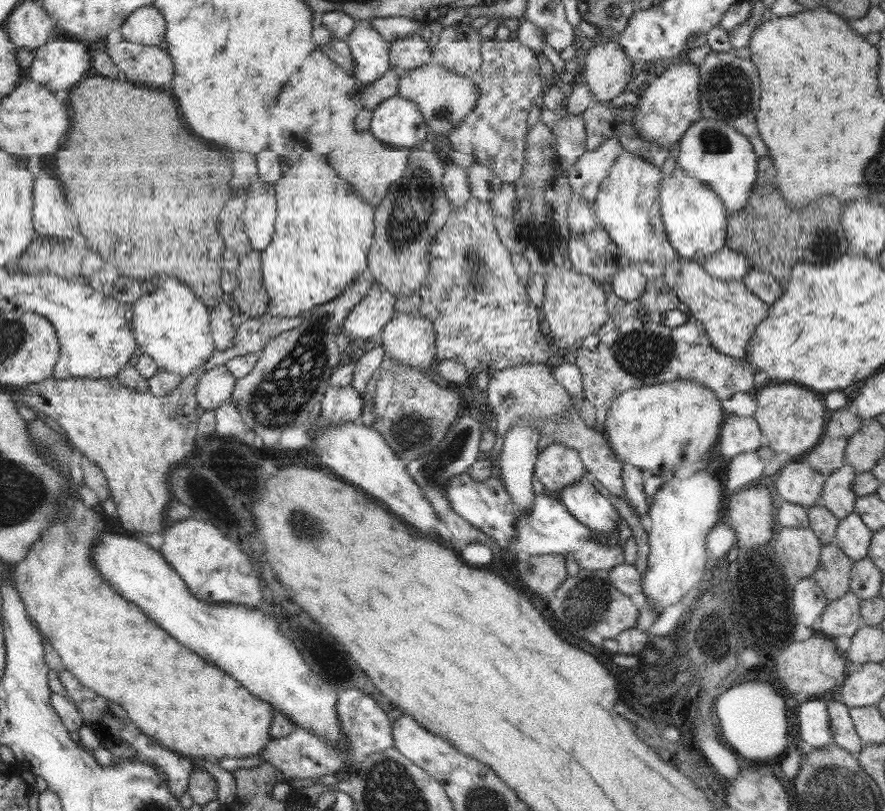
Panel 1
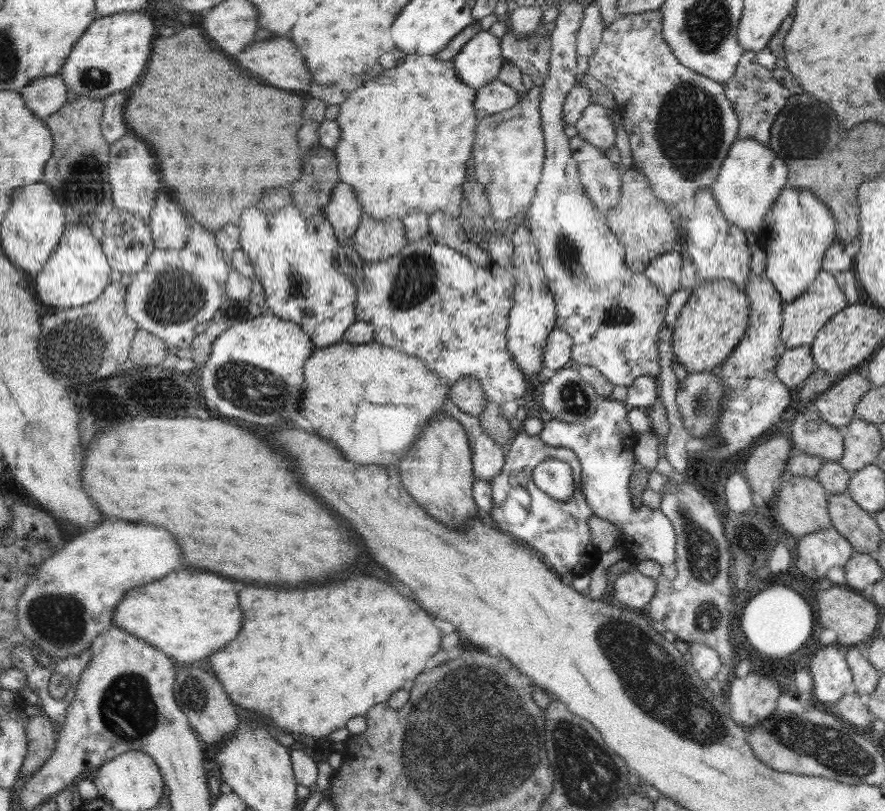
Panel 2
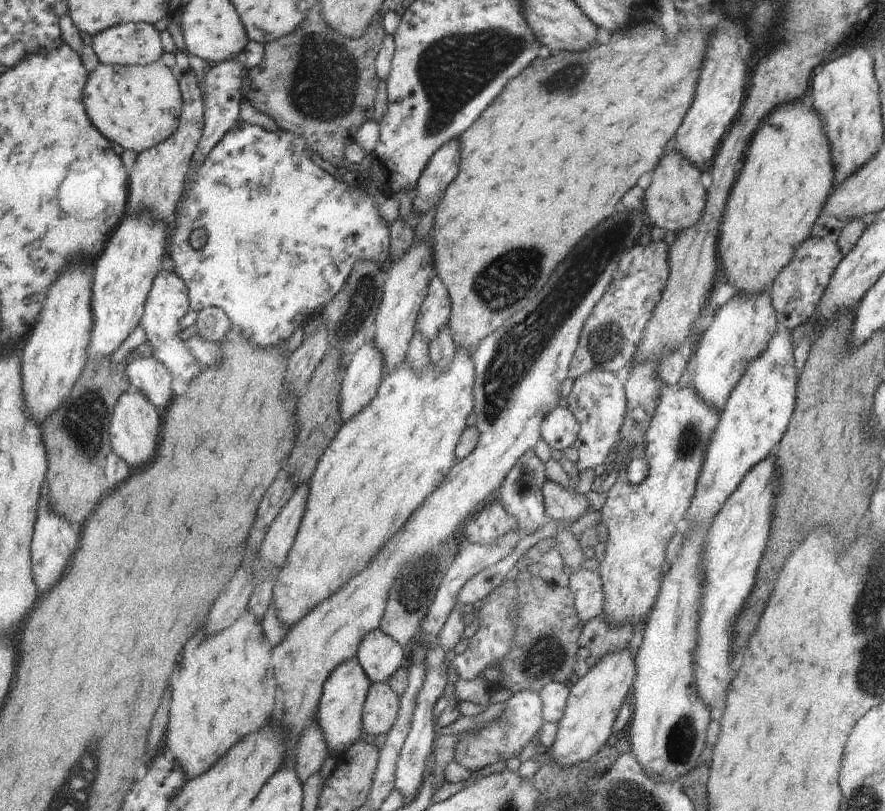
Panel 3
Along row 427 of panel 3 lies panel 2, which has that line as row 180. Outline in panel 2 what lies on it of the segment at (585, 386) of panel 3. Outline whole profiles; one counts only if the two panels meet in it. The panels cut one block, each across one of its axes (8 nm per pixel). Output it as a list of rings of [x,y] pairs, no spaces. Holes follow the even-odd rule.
[[[578,135],[569,140],[584,193],[603,214],[614,208],[621,197],[621,173],[606,153]]]

